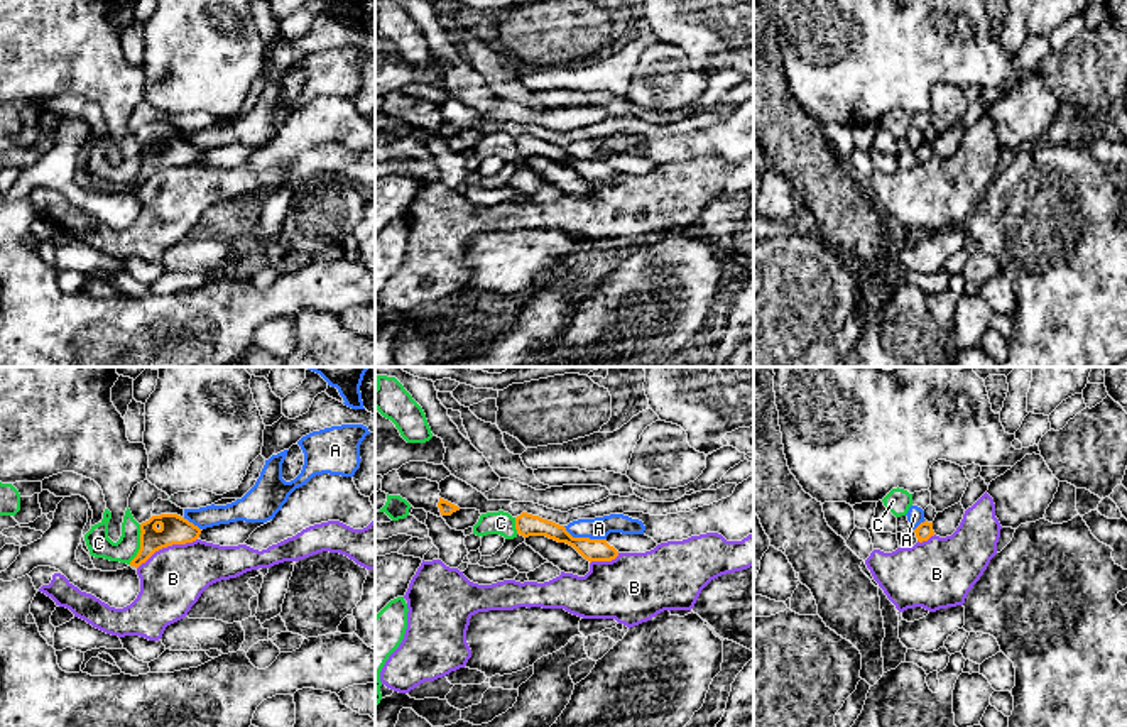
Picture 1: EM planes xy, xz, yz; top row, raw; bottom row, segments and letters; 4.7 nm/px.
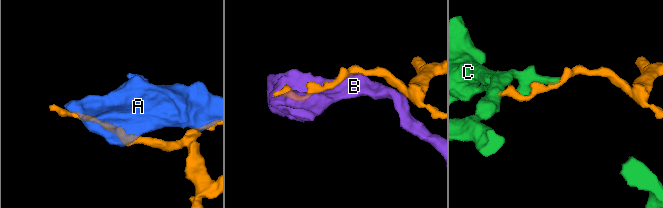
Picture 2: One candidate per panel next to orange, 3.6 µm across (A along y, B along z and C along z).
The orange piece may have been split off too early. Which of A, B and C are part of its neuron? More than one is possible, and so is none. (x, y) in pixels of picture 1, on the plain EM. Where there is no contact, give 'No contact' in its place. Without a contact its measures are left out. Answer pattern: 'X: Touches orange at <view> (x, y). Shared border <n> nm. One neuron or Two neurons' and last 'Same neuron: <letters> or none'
A: Touches orange at xz (585, 159). Shared border 220 nm. Two neurons
B: Touches orange at xy (166, 168). Shared border 320 nm. Two neurons
C: Touches orange at xy (141, 166). Shared border 200 nm. Two neurons
Same neuron: none

